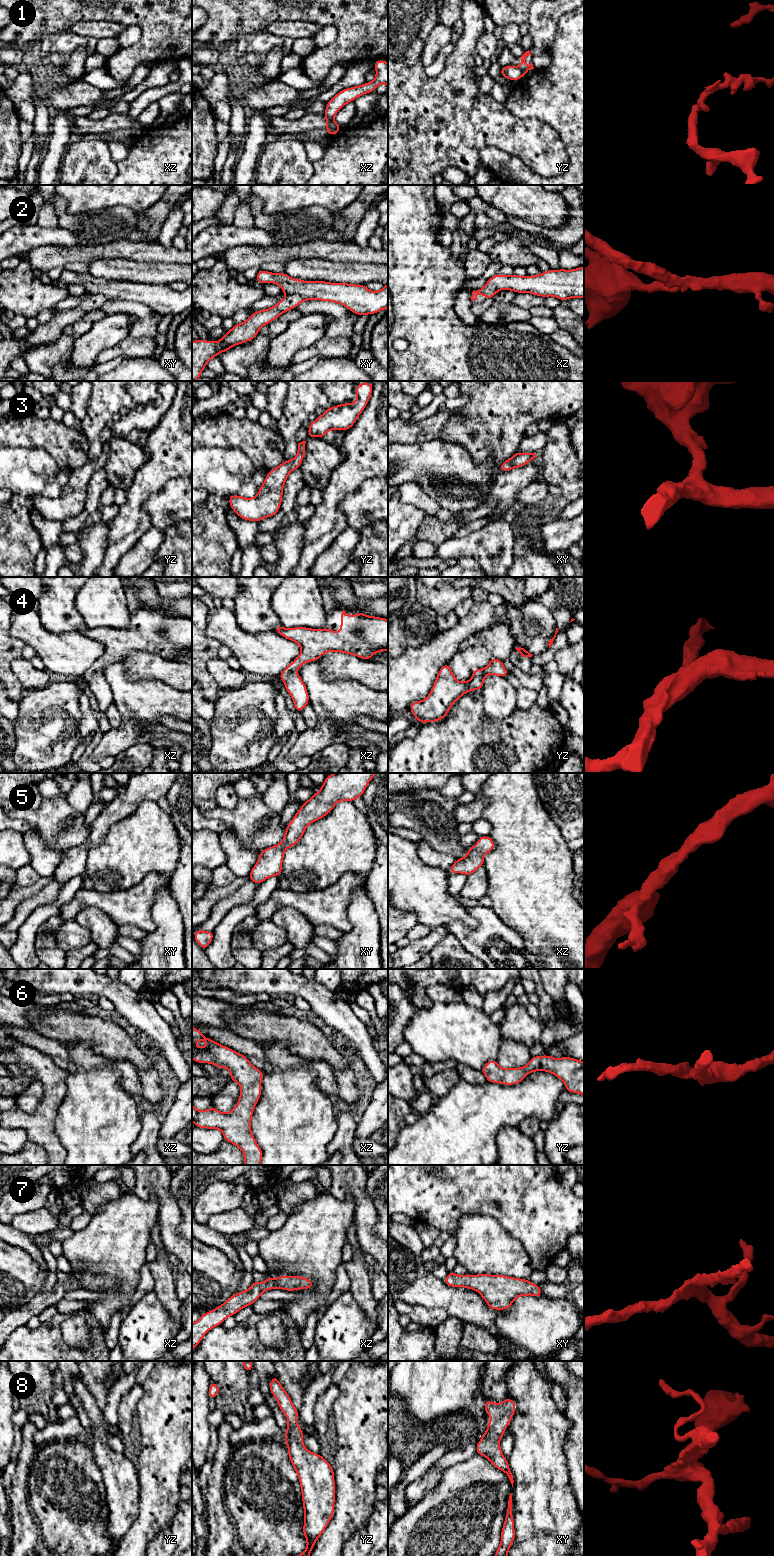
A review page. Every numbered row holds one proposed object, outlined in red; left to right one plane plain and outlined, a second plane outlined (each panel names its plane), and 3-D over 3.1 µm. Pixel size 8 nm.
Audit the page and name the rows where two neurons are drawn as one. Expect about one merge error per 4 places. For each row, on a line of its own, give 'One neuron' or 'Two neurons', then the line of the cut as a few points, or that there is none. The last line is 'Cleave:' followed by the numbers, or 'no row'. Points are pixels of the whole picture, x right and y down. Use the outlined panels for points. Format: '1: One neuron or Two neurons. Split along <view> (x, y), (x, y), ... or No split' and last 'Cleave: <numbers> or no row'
1: Two neurons. Split along xz (332, 119), (326, 121)
2: One neuron. No split
3: One neuron. No split
4: One neuron. No split
5: One neuron. No split
6: One neuron. No split
7: One neuron. No split
8: One neuron. No split
Cleave: 1

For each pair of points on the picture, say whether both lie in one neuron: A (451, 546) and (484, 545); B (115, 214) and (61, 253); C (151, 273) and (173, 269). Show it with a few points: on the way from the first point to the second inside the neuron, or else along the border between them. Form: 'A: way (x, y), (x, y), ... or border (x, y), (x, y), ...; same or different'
A: way (459, 546), (476, 545); same
B: border (106, 244), (82, 245); different
C: way (156, 273), (168, 272); same

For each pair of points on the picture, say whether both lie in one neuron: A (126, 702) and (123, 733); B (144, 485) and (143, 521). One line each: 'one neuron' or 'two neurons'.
A: one neuron
B: one neuron

